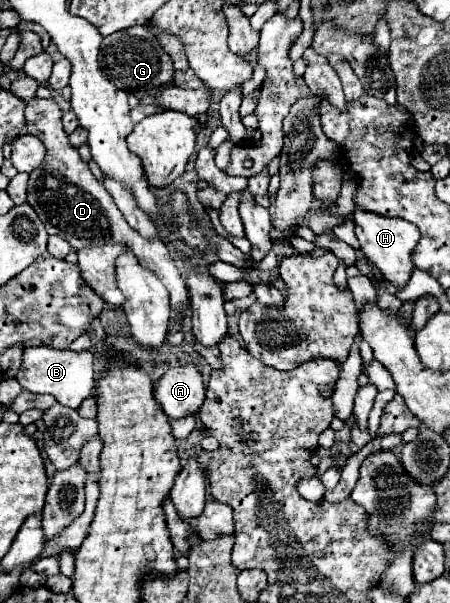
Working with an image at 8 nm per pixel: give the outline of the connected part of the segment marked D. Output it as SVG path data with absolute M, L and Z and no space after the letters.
M31 98L31 100L27 100L27 108L25 108L27 130L29 130L29 134L37 136L45 144L45 148L47 148L45 162L37 170L33 170L29 174L29 182L27 182L27 202L29 202L29 206L33 206L33 210L37 210L37 214L39 214L39 218L45 224L45 228L47 228L49 234L57 234L57 236L65 238L75 250L81 250L85 246L95 246L95 244L129 244L133 248L135 256L139 258L141 266L145 266L151 272L155 272L157 278L169 290L169 294L171 294L171 310L173 312L185 312L187 310L187 288L185 288L185 282L181 280L177 264L169 256L167 246L159 238L151 238L151 240L143 238L141 234L137 234L137 230L133 230L125 222L125 216L119 212L119 208L113 202L113 196L91 174L87 162L81 160L77 148L69 146L69 136L63 130L61 116L63 116L63 112L61 112L61 108L59 108L59 104L55 100L43 100L43 98Z

